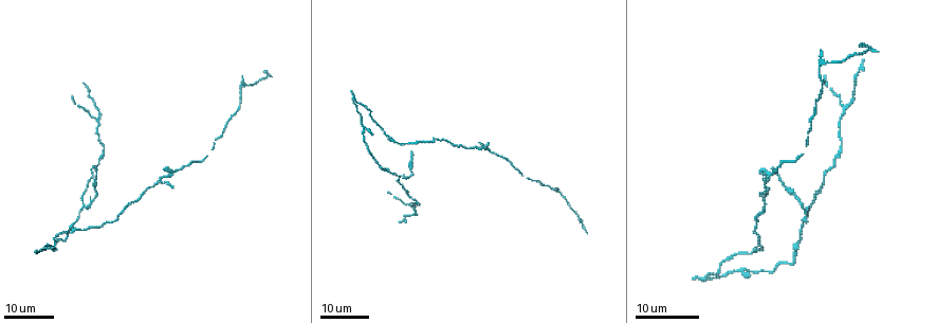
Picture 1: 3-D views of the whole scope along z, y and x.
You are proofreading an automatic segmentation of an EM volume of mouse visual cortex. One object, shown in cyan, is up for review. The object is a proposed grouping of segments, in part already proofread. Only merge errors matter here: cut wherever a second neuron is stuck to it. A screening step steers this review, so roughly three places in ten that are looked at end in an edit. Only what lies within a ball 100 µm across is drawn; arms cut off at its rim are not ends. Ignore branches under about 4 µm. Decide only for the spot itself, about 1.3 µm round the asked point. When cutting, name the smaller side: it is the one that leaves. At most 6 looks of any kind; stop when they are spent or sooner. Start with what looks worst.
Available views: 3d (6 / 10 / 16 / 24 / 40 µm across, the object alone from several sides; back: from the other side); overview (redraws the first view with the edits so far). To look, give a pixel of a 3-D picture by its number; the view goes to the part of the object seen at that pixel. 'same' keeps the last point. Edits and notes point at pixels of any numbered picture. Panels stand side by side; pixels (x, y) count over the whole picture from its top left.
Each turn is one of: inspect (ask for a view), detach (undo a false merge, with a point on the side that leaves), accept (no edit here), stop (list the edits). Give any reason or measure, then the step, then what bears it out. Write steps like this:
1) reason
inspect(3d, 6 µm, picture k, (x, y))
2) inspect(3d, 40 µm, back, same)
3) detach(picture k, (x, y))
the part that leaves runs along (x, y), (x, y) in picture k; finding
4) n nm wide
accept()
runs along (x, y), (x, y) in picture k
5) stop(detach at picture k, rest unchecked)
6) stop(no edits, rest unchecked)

two arms at a narrow angle
inspect(3d, 16 µm, picture 1, (399, 176))

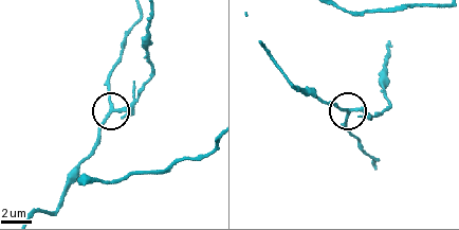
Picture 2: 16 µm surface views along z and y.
inspect(3d, 6 µm, picture 2, (356, 111))

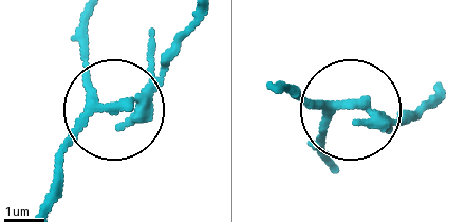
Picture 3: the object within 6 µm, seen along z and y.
side arm 12 µm; 4 arms
detach(picture 3, (151, 85))
two neurons meet here

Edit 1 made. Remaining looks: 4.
inspect(overview)

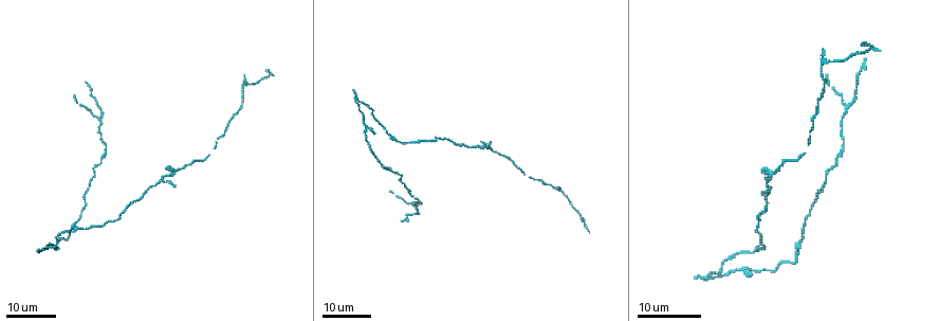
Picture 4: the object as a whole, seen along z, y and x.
three-way junction
inspect(3d, 16 µm, picture 4, (97, 118))

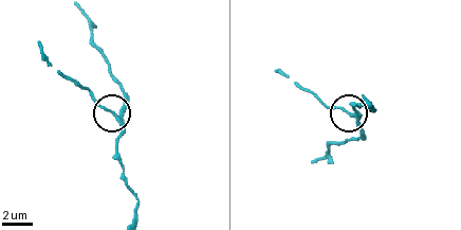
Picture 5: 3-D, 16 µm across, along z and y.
closer look
inspect(3d, 10 µm, picture 5, (115, 116))

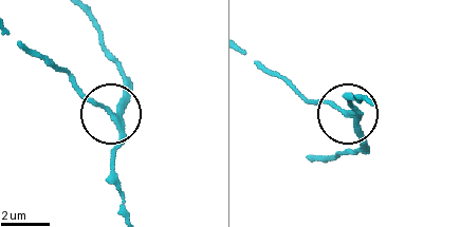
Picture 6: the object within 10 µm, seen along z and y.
210 nm wide
detach(picture 6, (129, 98))
two neurons meet here

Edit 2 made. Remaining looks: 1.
stop(detach at picture 3, detach at picture 6, rest unchecked)

